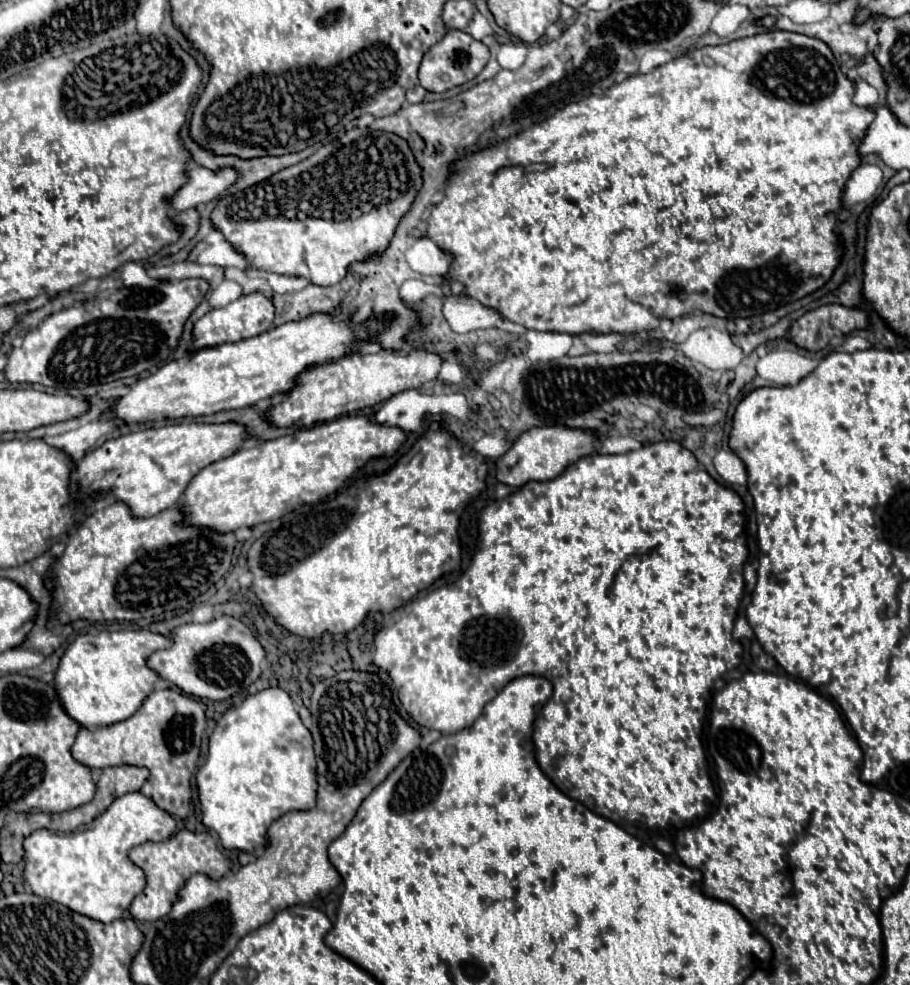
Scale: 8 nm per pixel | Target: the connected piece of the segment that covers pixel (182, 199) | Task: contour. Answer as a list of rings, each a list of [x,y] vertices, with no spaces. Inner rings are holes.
[[[196,163],[186,165],[184,175],[186,183],[168,199],[172,211],[184,211],[208,203],[216,199],[220,193],[224,193],[238,179],[234,169],[210,171]]]

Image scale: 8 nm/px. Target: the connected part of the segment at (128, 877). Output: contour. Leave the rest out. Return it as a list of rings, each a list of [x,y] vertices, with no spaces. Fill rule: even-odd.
[[[142,793],[116,797],[112,805],[92,823],[76,831],[60,832],[38,829],[24,841],[26,849],[26,883],[40,897],[62,903],[68,909],[90,919],[112,923],[124,915],[132,899],[146,887],[144,871],[134,865],[128,851],[154,839],[168,839],[176,821]]]

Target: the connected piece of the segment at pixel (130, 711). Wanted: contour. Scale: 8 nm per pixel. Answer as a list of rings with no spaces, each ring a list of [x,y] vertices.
[[[144,629],[140,631],[100,631],[96,635],[90,635],[90,633],[78,635],[76,641],[70,643],[66,653],[62,655],[60,667],[54,679],[54,685],[58,689],[64,709],[82,727],[112,725],[112,723],[128,719],[140,709],[144,699],[154,691],[154,683],[160,679],[156,671],[148,667],[148,657],[158,649],[168,649],[170,645],[172,645],[172,637],[144,631]]]

